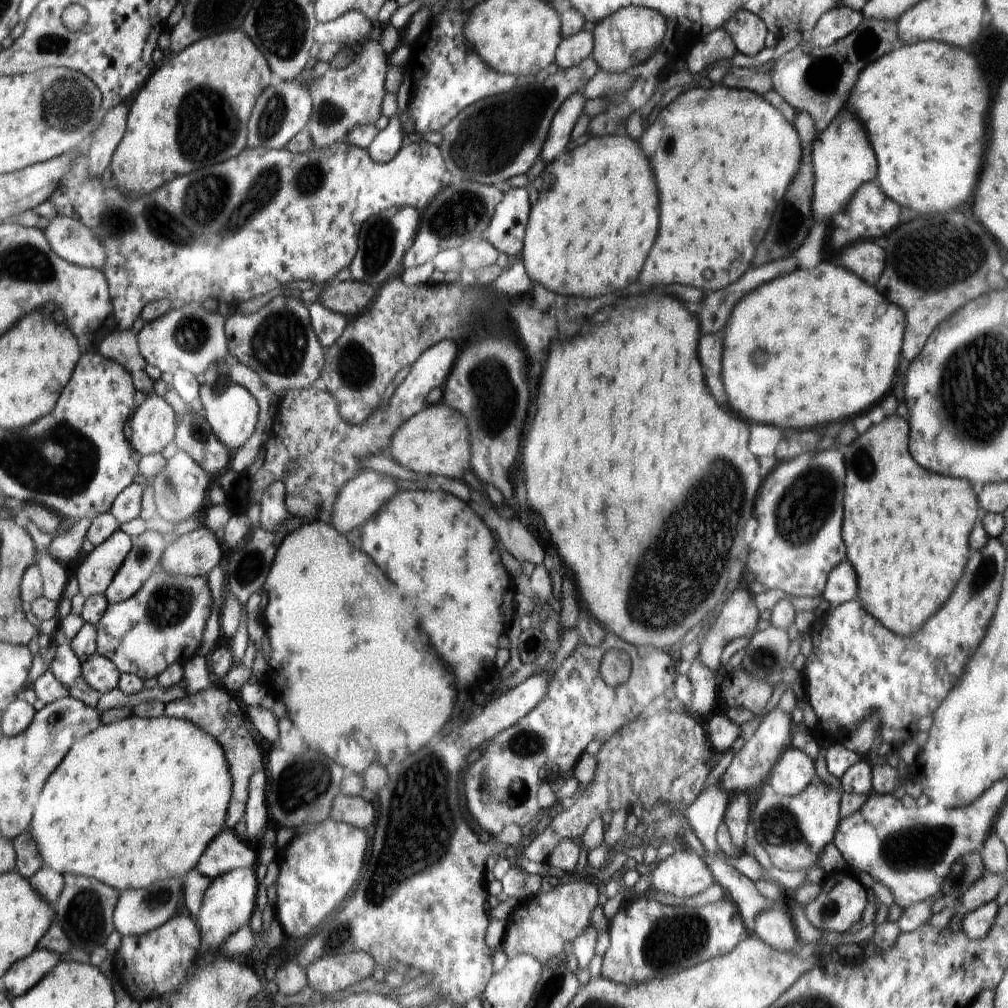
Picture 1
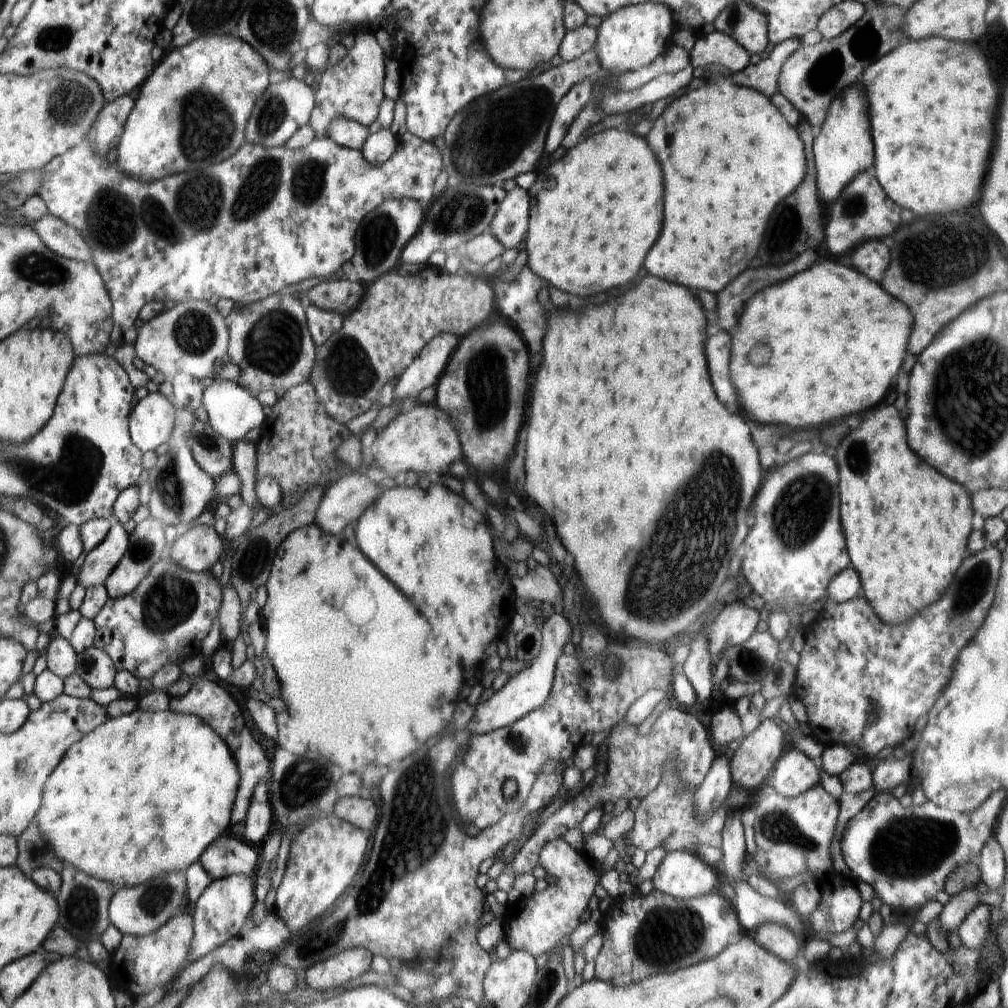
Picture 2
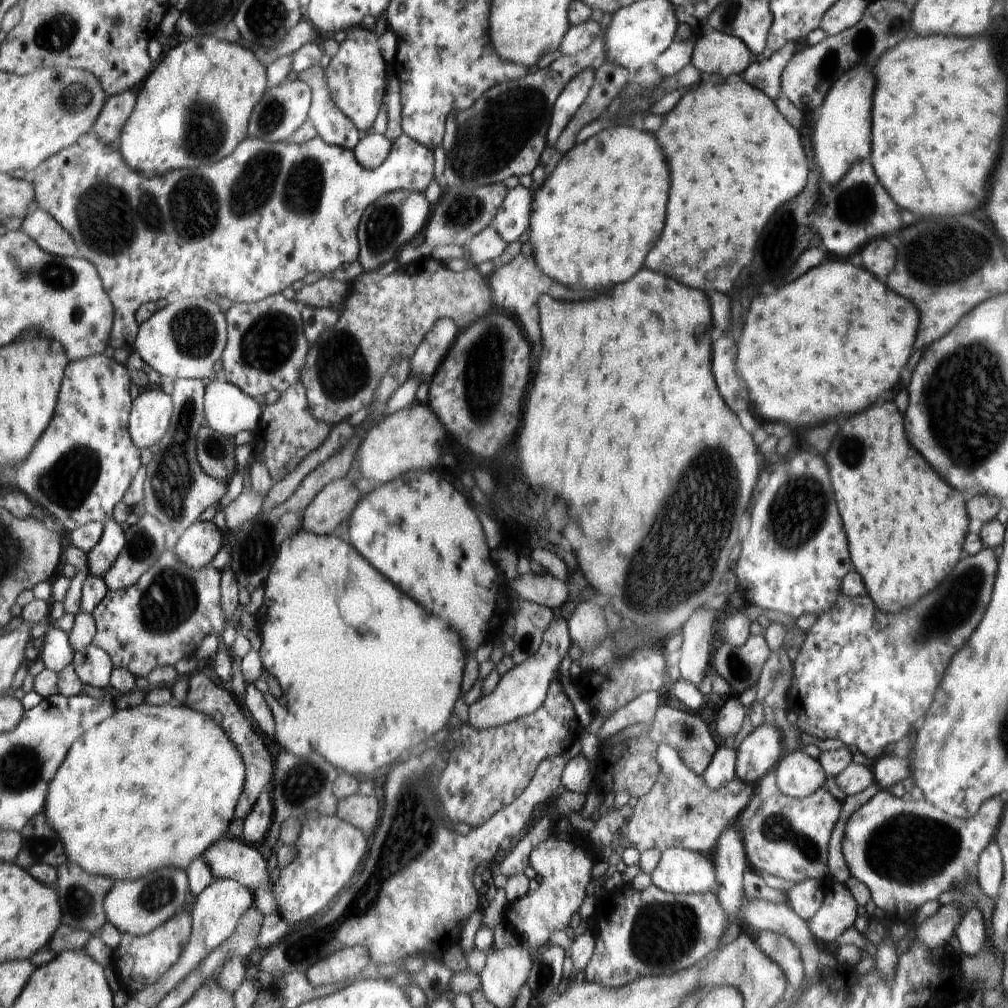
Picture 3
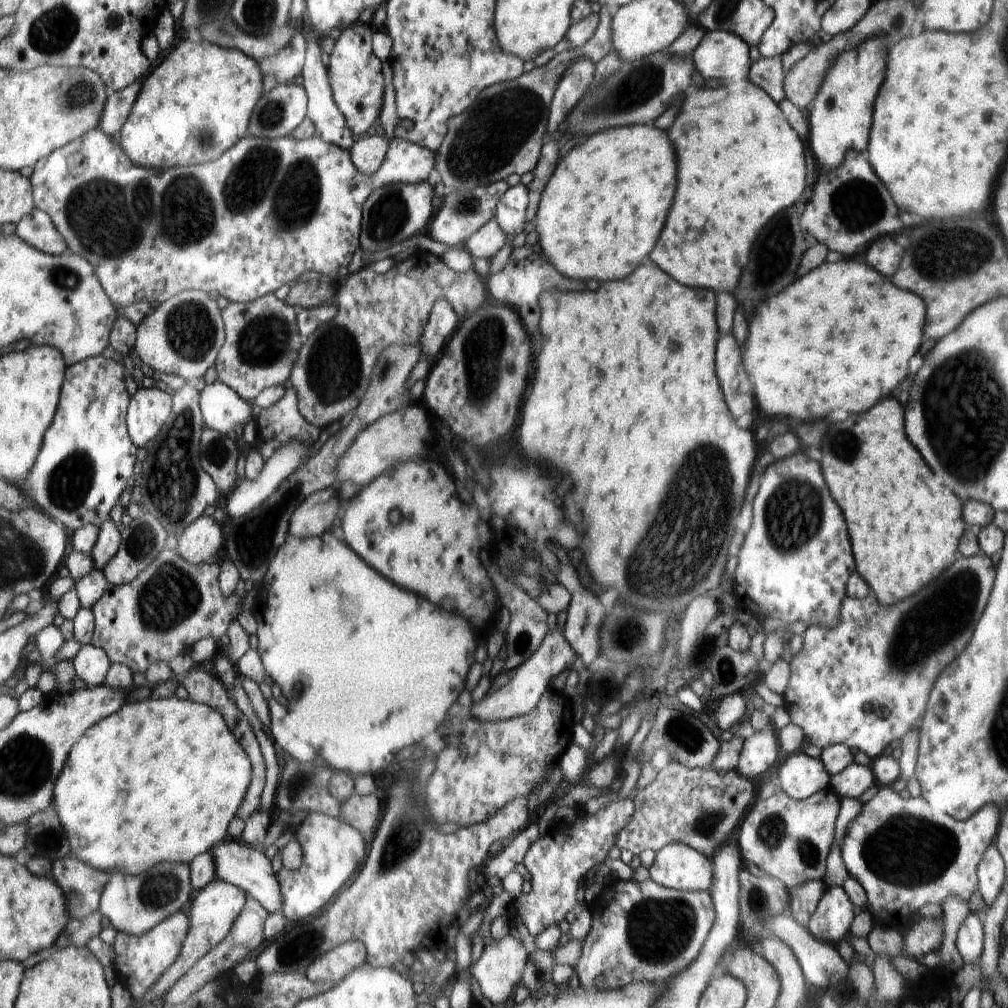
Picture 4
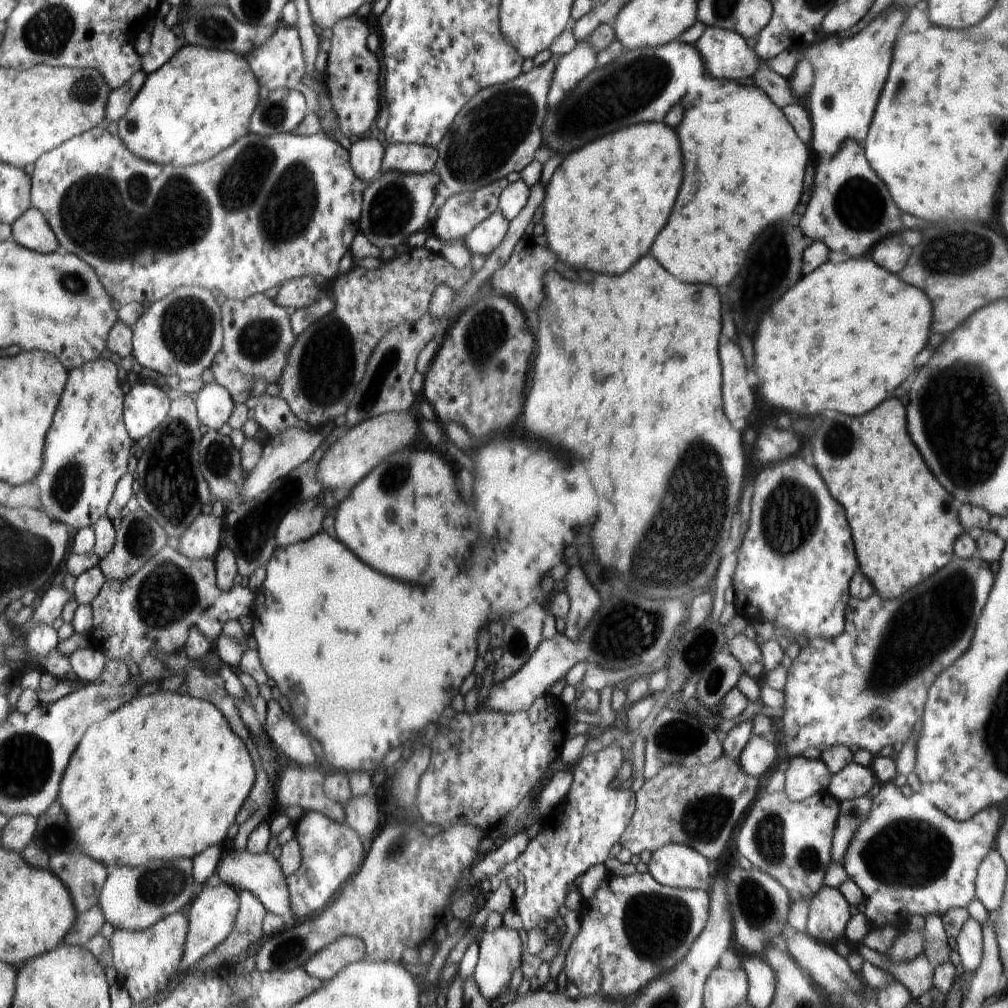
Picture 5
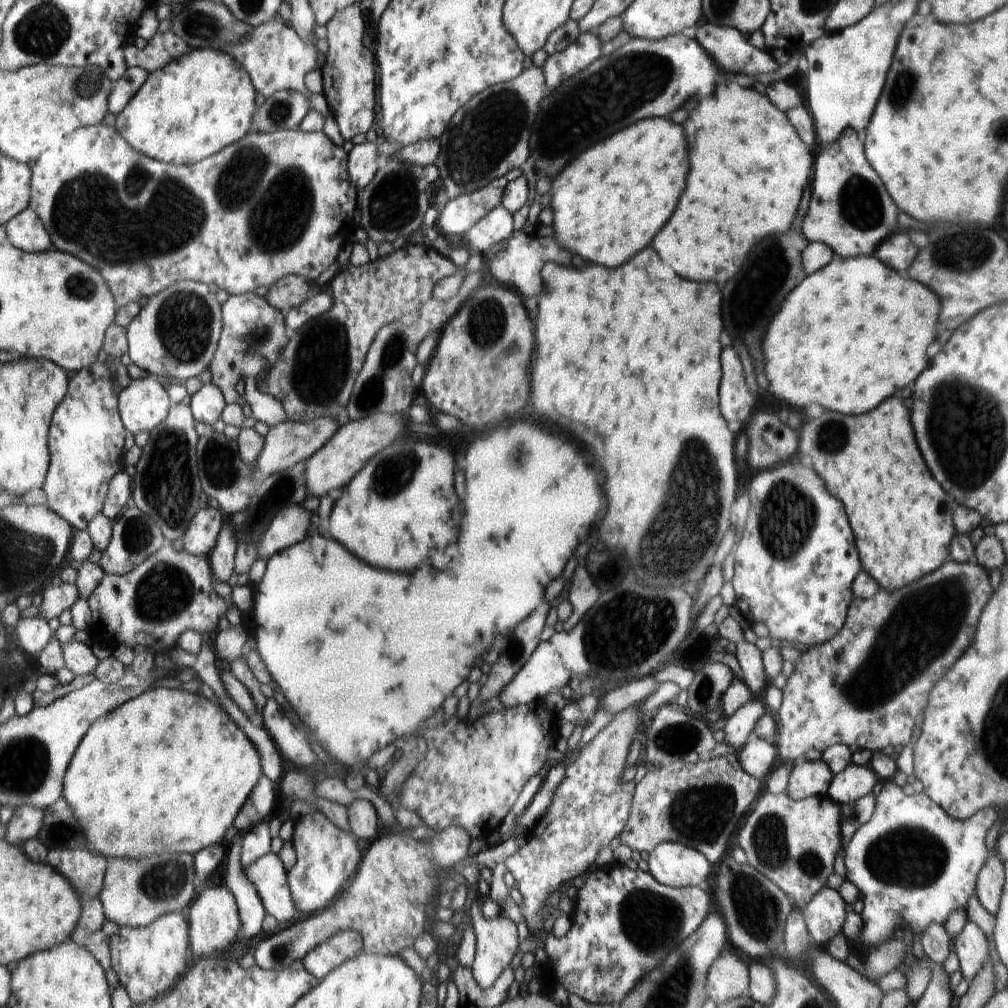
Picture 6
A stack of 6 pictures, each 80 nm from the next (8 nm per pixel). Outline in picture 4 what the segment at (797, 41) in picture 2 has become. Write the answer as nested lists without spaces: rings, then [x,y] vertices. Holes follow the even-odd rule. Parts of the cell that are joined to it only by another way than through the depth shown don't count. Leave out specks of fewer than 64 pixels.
[[[781,55],[771,59],[760,57],[751,64],[747,80],[763,88],[774,99],[774,102],[779,104],[785,97],[784,72]]]

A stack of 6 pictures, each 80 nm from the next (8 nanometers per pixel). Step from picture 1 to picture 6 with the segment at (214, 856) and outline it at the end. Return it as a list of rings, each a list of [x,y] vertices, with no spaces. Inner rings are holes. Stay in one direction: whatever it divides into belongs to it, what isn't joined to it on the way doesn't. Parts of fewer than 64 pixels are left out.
[[[270,852],[242,870],[256,889],[266,912],[278,922],[292,922],[298,908],[280,857]]]

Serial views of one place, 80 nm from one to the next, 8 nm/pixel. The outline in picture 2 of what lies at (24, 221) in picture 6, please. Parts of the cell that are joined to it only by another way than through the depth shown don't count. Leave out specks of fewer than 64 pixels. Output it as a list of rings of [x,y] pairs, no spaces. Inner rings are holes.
[[[47,214],[37,220],[33,227],[43,243],[60,256],[75,261],[93,262],[93,254],[85,238],[65,220]]]

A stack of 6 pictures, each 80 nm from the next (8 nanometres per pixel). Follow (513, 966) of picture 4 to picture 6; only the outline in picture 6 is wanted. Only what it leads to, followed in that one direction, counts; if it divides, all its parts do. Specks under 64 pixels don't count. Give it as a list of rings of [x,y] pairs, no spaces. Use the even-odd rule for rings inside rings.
[[[481,911],[472,914],[471,920],[476,937],[471,969],[478,986],[486,990],[501,978],[518,950],[516,923],[501,916],[488,921]]]

